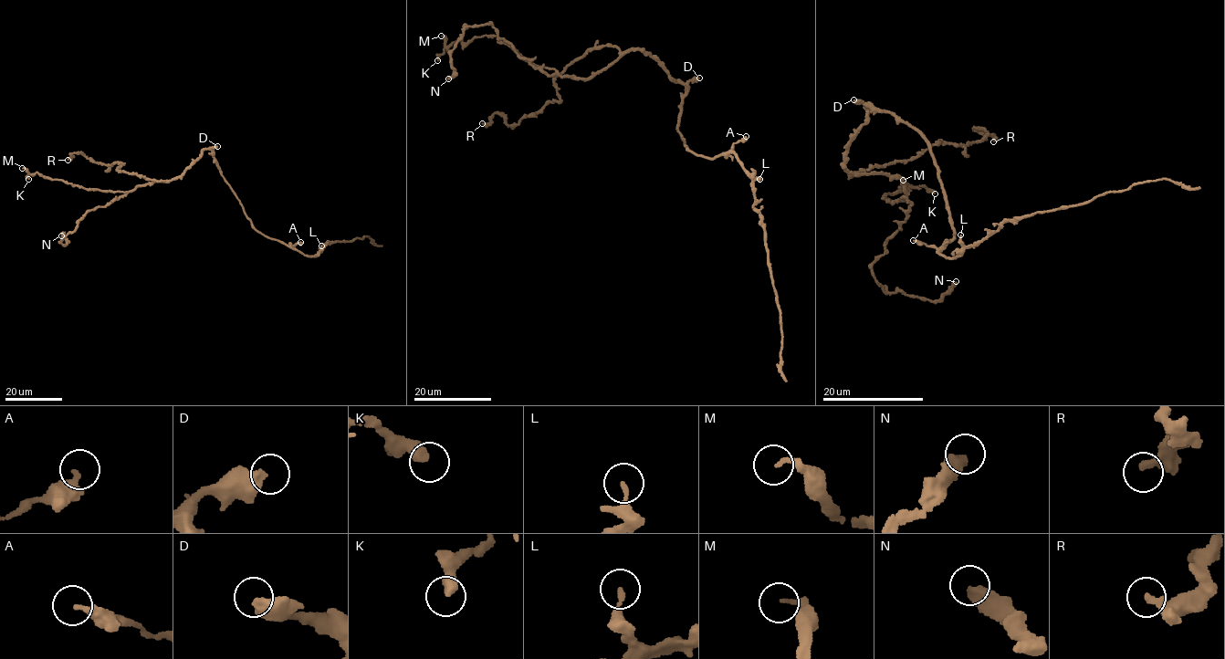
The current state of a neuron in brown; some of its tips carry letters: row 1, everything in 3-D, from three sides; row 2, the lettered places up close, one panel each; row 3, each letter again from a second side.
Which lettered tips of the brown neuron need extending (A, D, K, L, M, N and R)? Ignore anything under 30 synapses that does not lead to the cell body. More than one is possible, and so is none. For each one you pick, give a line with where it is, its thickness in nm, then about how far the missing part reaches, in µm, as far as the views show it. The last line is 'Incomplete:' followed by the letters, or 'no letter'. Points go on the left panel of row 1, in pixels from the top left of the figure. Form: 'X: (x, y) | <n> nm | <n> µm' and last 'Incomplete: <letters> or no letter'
Incomplete: no letter

